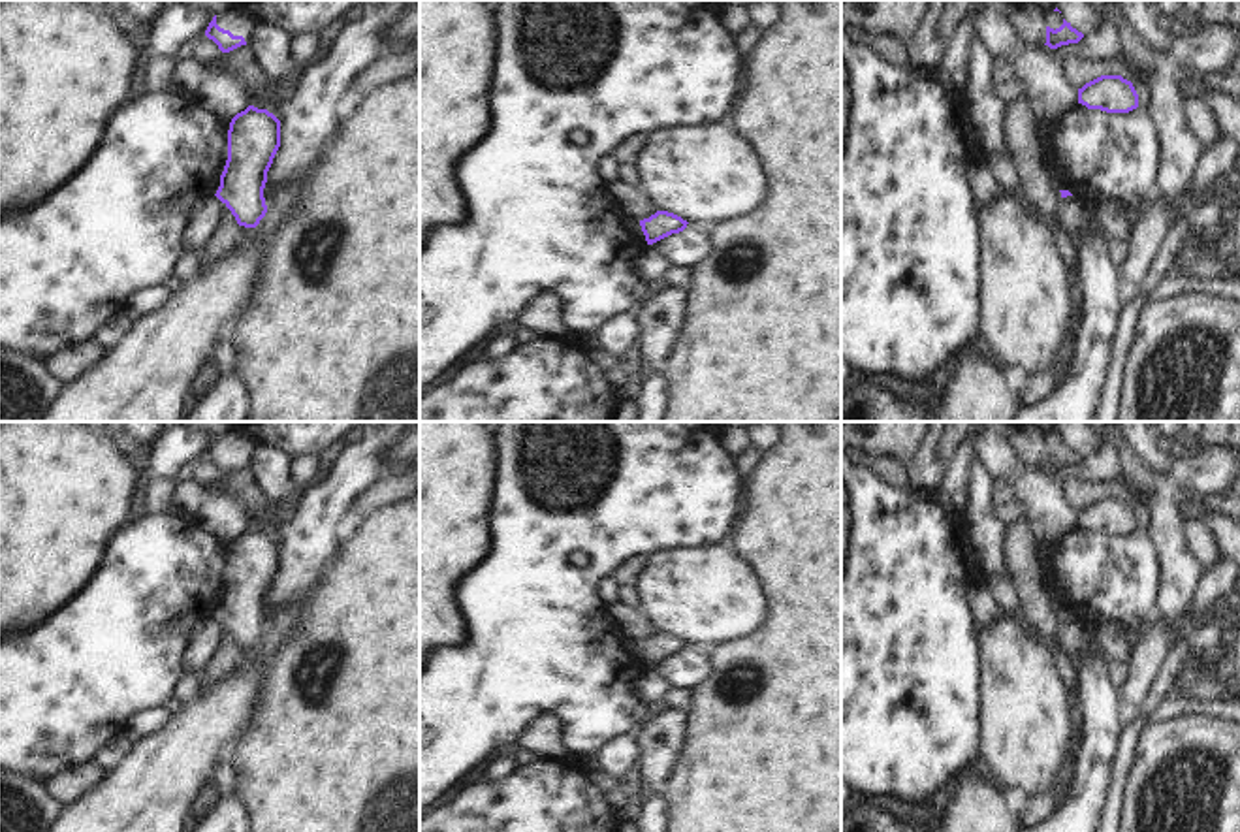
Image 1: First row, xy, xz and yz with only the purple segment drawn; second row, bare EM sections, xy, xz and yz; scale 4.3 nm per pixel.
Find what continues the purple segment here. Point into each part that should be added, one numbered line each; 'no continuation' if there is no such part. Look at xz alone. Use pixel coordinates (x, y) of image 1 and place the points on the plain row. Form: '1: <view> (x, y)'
no continuation

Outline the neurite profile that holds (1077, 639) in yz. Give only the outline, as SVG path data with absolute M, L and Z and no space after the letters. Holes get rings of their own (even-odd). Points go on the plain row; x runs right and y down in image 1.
M1076 617L1059 621L1057 646L1069 655L1073 666L1078 672L1084 670L1088 664L1108 666L1108 657L1099 646L1091 625L1086 625Z

